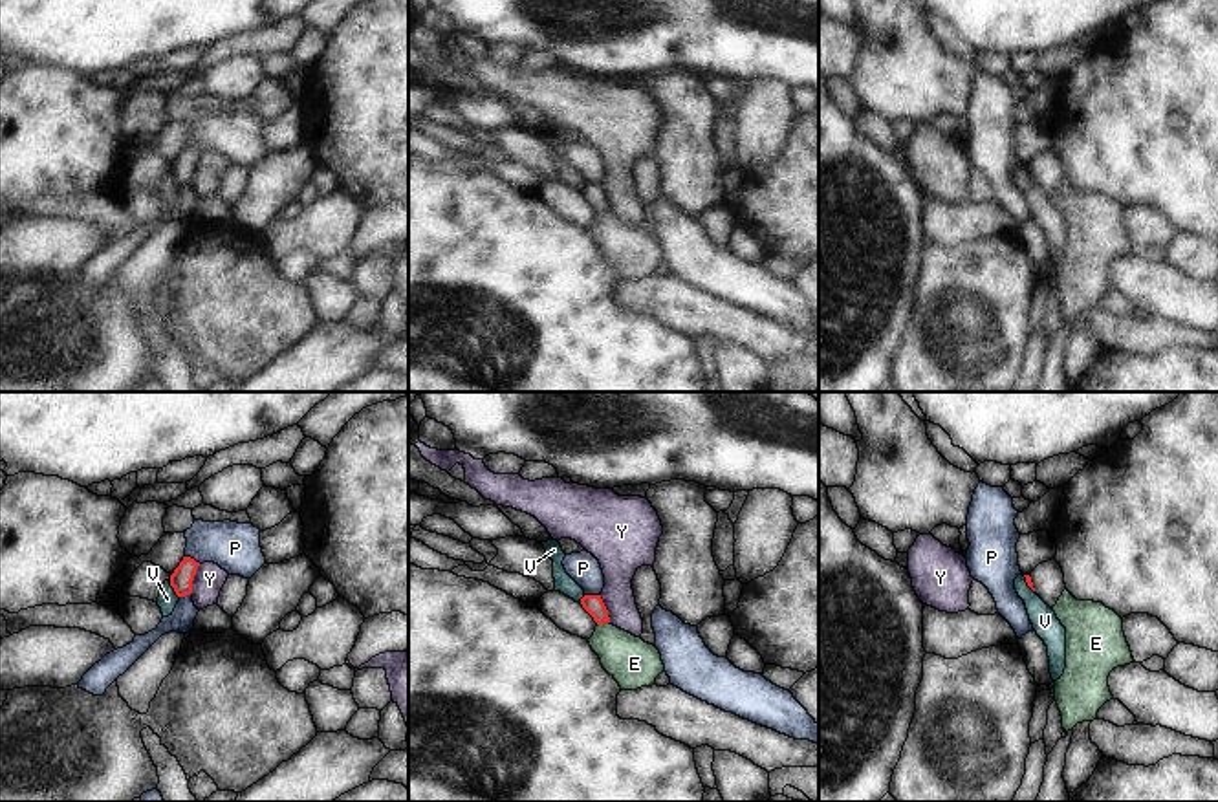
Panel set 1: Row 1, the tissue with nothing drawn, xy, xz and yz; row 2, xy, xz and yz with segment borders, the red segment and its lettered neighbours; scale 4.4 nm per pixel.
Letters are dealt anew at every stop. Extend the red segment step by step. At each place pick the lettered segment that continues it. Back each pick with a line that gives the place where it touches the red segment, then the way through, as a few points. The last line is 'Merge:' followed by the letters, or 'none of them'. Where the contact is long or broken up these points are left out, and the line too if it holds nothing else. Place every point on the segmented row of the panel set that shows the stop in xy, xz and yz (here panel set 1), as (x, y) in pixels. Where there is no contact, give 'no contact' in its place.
Merge: none of them

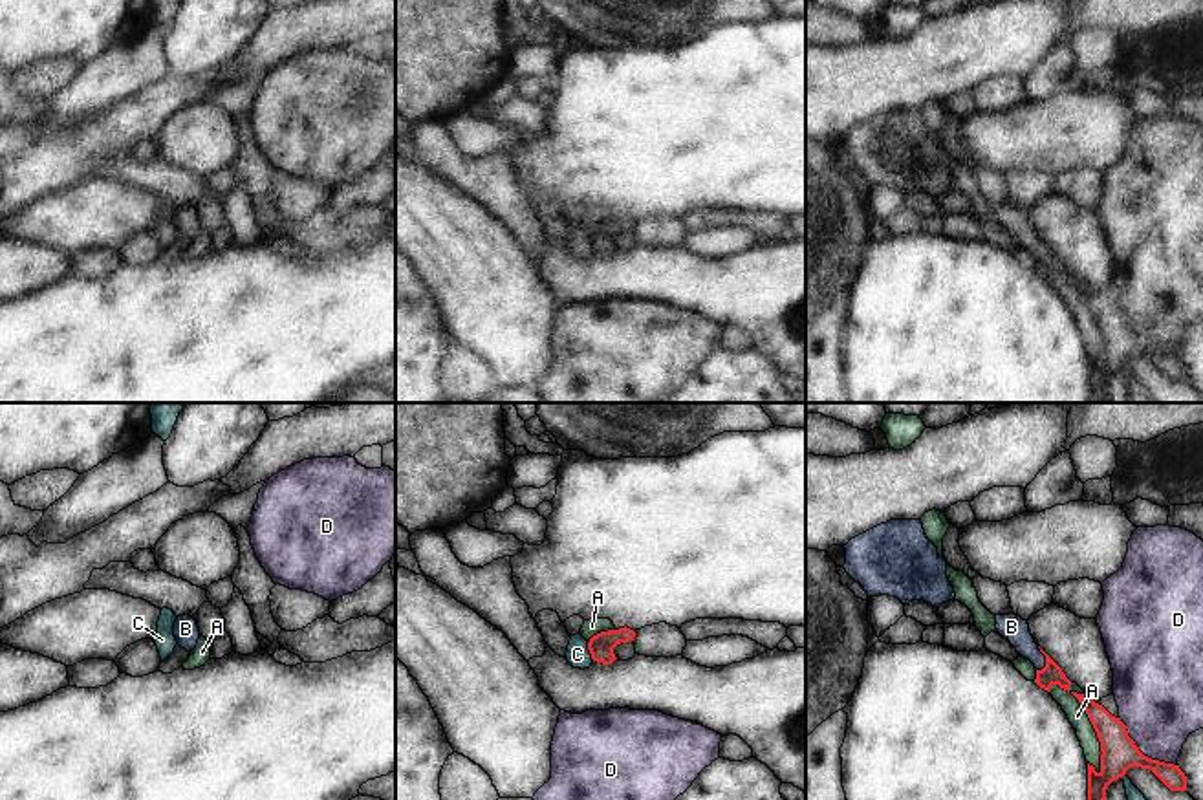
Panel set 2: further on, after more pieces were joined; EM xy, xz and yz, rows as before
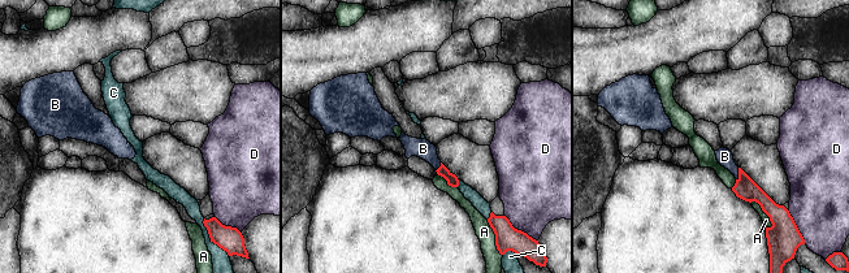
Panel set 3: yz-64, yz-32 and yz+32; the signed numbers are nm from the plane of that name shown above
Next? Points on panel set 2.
B: contact yz (1046, 659); way yz (1051, 674), (1046, 669), (1046, 659), (1011, 627)
Merge: B

